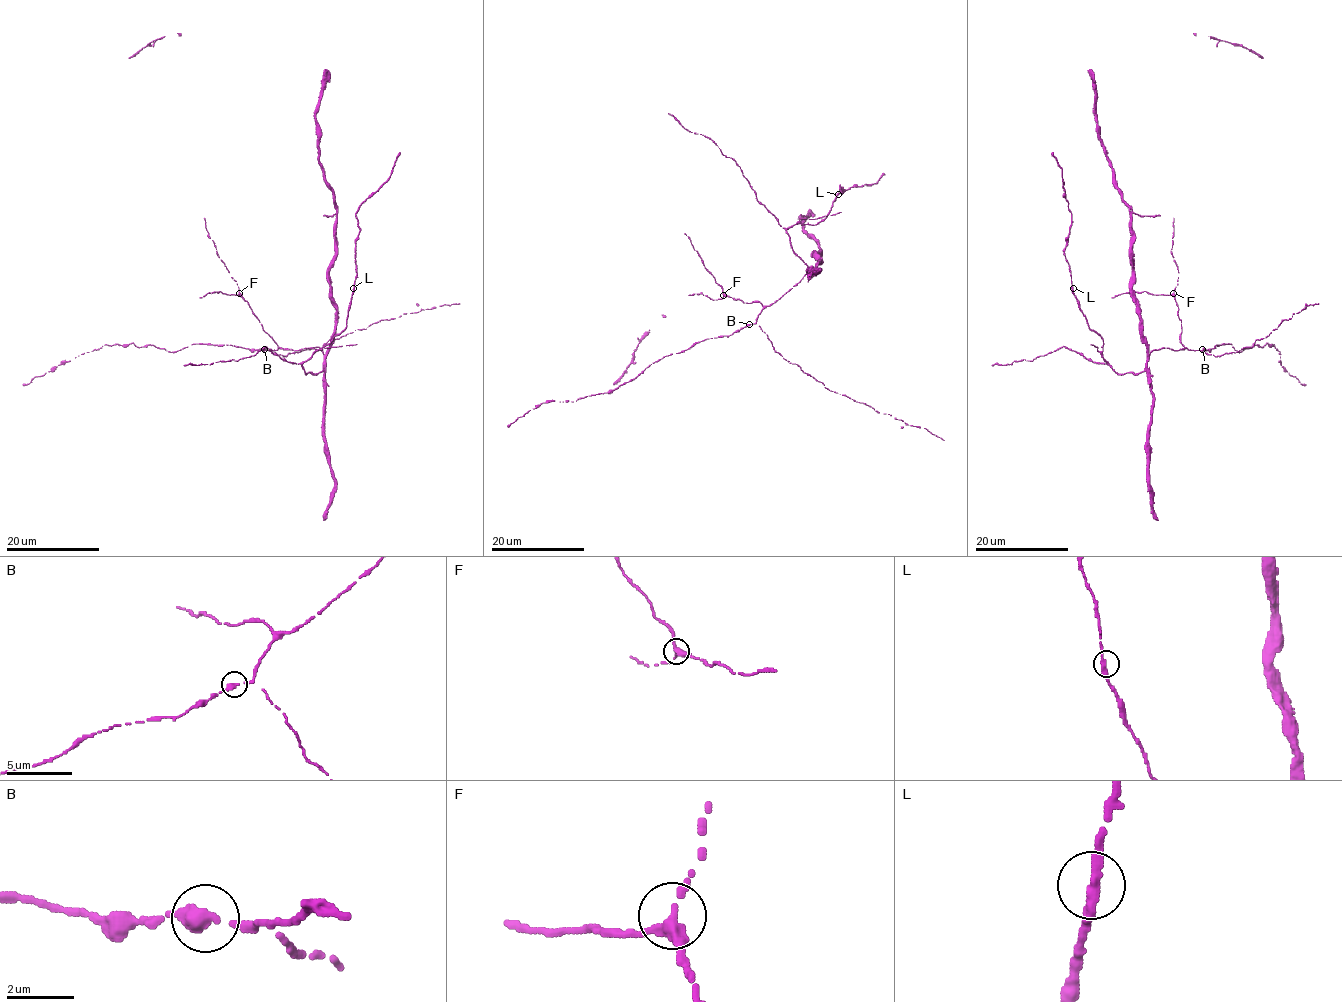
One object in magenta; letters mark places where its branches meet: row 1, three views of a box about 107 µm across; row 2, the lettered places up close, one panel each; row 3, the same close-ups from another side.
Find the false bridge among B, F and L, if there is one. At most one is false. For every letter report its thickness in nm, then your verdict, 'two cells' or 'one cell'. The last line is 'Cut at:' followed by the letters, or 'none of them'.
B: 320 nm | two cells
F: 340 nm | one cell
L: 320 nm | one cell
Cut at: B

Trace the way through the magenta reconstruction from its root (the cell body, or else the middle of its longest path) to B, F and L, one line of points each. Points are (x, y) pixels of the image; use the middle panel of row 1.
B: (811, 268), (798, 283), (767, 305), (754, 324), (749, 324)
F: (811, 268), (798, 283), (769, 305), (744, 303), (723, 295)
L: (811, 268), (792, 249), (786, 231), (796, 224), (817, 225), (826, 217), (838, 194)

